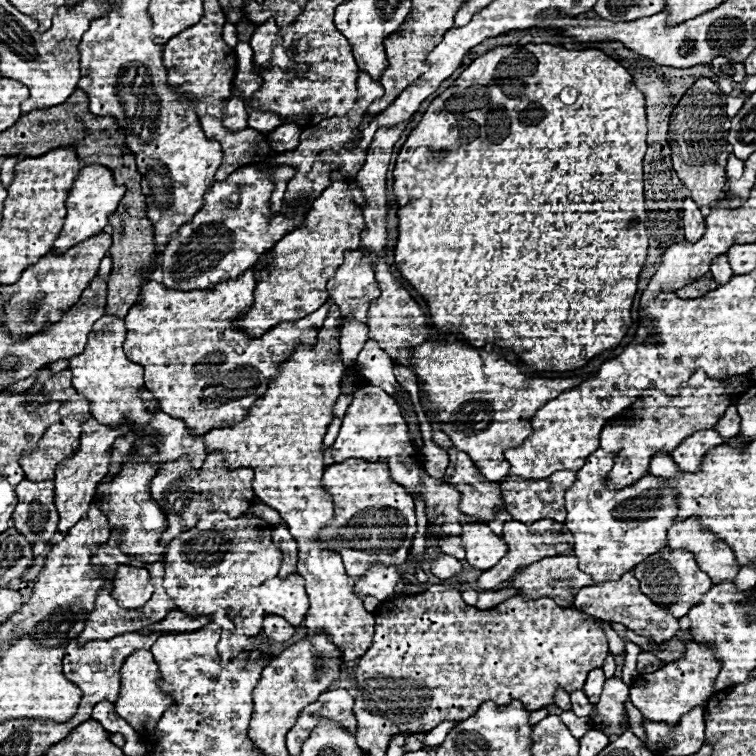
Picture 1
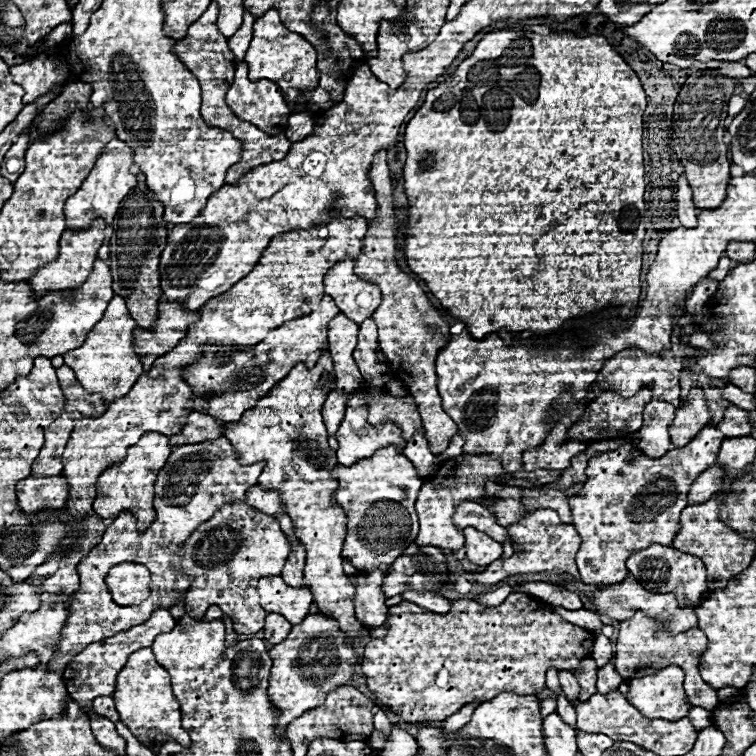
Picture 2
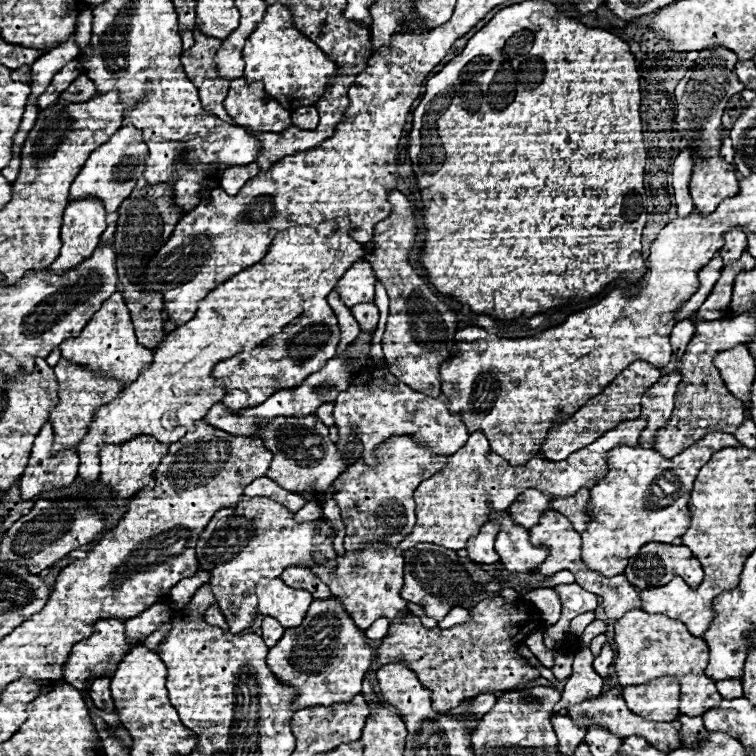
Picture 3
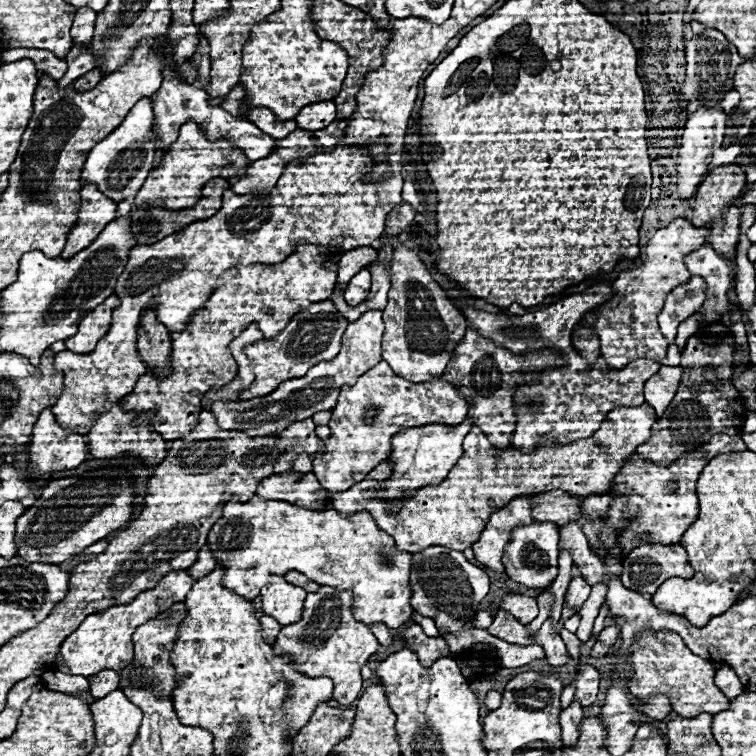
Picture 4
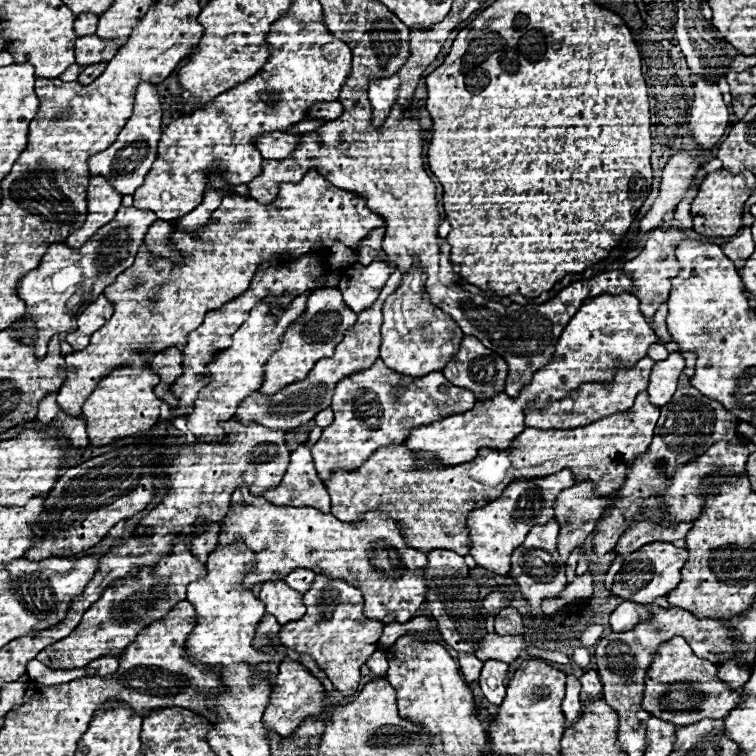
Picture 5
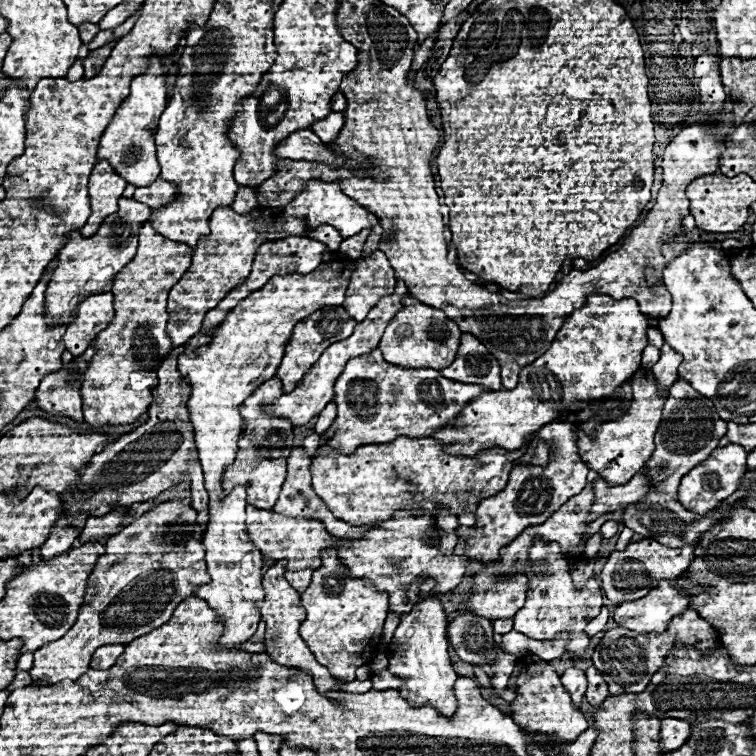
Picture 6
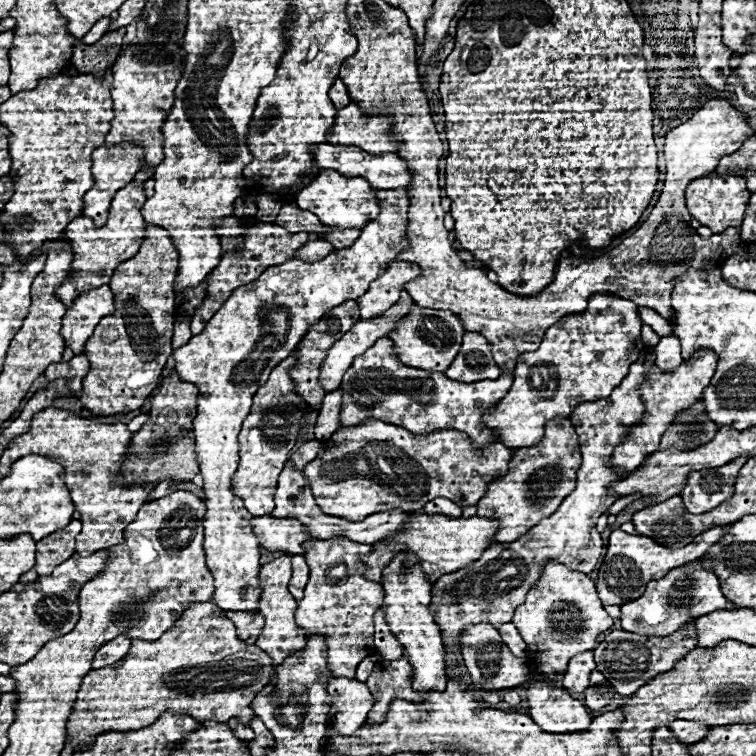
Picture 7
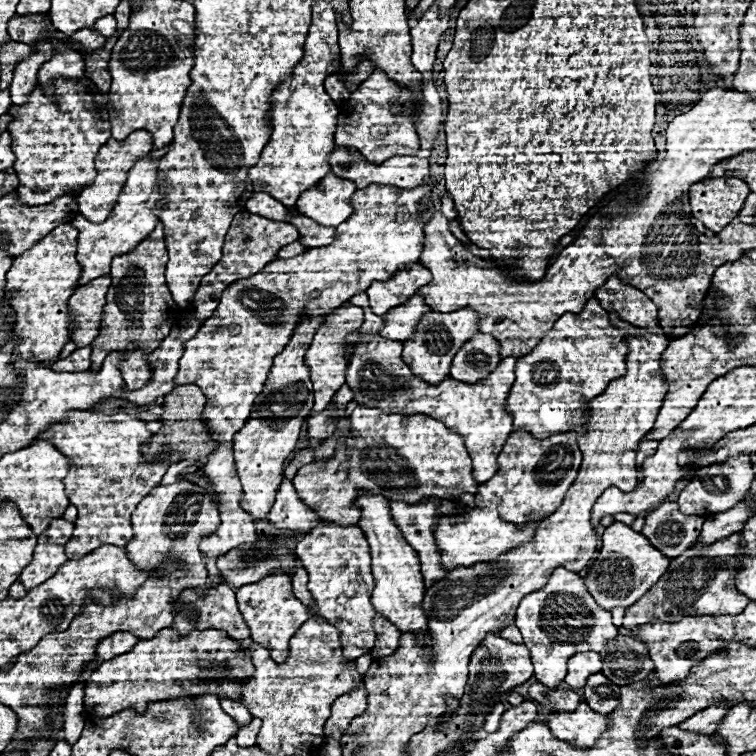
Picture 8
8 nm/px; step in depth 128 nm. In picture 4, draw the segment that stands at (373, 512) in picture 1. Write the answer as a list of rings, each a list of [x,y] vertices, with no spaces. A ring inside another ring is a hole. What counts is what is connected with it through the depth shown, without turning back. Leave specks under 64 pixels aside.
[[[466,418],[458,426],[426,424],[396,434],[396,438],[392,440],[392,454],[390,454],[394,464],[392,478],[388,478],[388,486],[384,486],[384,494],[380,494],[378,498],[388,500],[404,498],[404,494],[412,494],[412,490],[418,490],[420,486],[440,482],[440,478],[444,478],[444,474],[448,474],[448,470],[452,470],[452,466],[456,466],[456,462],[460,460],[462,440],[470,430],[472,430],[472,418]]]

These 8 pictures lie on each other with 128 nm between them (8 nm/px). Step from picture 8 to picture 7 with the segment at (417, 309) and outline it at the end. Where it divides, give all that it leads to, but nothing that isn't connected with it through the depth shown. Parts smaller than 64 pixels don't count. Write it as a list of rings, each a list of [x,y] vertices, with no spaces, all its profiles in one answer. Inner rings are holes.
[[[404,292],[404,294],[400,294],[400,302],[396,302],[396,306],[388,308],[380,318],[372,318],[372,320],[368,320],[368,322],[364,322],[364,320],[356,322],[356,324],[332,346],[332,350],[328,352],[328,358],[324,358],[324,366],[322,366],[322,372],[320,372],[320,374],[322,374],[322,376],[320,376],[320,378],[322,378],[320,382],[324,382],[324,390],[328,390],[328,392],[336,390],[336,388],[340,386],[340,382],[342,382],[344,372],[352,366],[352,360],[354,360],[356,356],[364,354],[370,346],[374,346],[374,342],[376,342],[378,338],[384,338],[384,336],[388,336],[392,330],[396,330],[396,324],[410,314],[410,308],[412,308],[412,298],[408,296],[408,292]]]

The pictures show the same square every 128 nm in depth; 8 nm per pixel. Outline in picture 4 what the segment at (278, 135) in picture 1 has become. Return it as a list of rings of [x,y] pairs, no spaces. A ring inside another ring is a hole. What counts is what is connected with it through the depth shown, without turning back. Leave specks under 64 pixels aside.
[[[316,102],[312,106],[304,106],[304,110],[300,110],[300,114],[296,116],[298,128],[304,130],[322,130],[334,120],[336,120],[334,102]]]

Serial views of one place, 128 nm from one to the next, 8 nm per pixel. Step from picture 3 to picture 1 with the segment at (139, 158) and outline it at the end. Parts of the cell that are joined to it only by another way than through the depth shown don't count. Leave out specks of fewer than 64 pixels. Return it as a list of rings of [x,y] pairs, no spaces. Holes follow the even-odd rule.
[[[86,166],[82,174],[76,178],[74,190],[70,190],[70,196],[66,200],[68,214],[64,218],[64,228],[58,240],[54,242],[54,250],[68,250],[68,246],[74,246],[76,242],[82,242],[84,238],[90,238],[94,234],[100,234],[104,226],[108,224],[108,216],[116,210],[118,202],[122,200],[126,192],[126,186],[118,186],[114,182],[112,172],[106,166]]]

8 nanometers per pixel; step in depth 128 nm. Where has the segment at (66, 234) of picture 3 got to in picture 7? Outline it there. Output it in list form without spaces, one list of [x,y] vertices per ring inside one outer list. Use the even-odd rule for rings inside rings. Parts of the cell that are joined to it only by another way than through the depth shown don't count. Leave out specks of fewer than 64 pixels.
[[[124,142],[124,146],[120,144],[112,144],[112,146],[100,146],[94,152],[94,164],[92,164],[92,174],[94,174],[94,188],[88,190],[84,194],[84,208],[82,214],[92,218],[96,226],[104,226],[106,222],[106,214],[110,208],[110,202],[116,194],[116,190],[120,190],[120,186],[128,184],[128,180],[134,180],[134,174],[140,170],[140,166],[144,164],[144,146],[136,146],[134,142]]]

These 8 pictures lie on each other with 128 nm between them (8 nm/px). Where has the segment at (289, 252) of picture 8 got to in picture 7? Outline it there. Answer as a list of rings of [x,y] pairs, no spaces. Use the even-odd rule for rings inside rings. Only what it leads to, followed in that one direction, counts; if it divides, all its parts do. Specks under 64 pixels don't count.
[[[312,238],[312,240],[308,240],[304,246],[300,246],[300,248],[296,250],[296,258],[306,260],[306,262],[314,262],[314,260],[322,260],[322,258],[328,256],[332,250],[334,250],[334,248],[332,248],[328,242]]]

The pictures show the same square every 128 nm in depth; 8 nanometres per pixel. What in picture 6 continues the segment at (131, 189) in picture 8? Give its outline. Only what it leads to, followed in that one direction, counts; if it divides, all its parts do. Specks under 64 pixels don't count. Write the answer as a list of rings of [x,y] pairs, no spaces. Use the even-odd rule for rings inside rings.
[[[120,198],[118,212],[110,214],[94,236],[84,238],[80,236],[80,230],[66,236],[68,242],[58,252],[58,266],[46,288],[46,310],[50,324],[60,322],[62,314],[76,312],[80,300],[88,298],[90,294],[108,292],[112,288],[114,274],[118,274],[136,254],[138,228],[148,220],[148,214],[150,208],[142,202],[136,202],[134,198]]]

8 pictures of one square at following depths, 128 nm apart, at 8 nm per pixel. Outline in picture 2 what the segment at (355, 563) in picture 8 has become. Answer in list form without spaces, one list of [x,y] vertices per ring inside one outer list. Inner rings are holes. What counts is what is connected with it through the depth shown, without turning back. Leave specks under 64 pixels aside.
[[[310,614],[302,624],[292,626],[288,638],[276,644],[270,652],[272,672],[268,698],[282,712],[280,734],[284,734],[288,722],[300,714],[324,704],[326,696],[340,686],[350,686],[354,666],[358,664],[356,646],[346,642],[346,634],[338,628],[338,622],[326,614]]]

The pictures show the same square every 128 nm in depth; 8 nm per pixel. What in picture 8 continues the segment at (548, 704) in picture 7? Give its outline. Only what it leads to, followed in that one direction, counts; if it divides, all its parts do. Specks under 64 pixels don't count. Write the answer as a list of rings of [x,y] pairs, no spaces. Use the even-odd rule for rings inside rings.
[[[580,702],[572,714],[550,714],[548,728],[558,738],[580,750],[588,750],[608,730],[608,716]]]

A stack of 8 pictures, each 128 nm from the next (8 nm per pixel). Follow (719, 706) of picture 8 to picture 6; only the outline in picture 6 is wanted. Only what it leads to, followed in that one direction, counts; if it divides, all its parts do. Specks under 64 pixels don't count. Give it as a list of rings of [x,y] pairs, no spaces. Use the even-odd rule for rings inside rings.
[[[664,718],[662,730],[660,730],[660,742],[664,752],[678,750],[684,746],[684,742],[690,738],[690,722],[678,720],[678,718]]]

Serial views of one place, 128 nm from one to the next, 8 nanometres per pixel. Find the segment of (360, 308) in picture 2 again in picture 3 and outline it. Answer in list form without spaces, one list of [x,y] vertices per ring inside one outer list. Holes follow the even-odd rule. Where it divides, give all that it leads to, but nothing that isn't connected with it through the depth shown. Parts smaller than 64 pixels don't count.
[[[354,262],[344,278],[336,284],[340,298],[344,300],[346,306],[354,306],[360,302],[372,302],[374,298],[374,282],[376,278],[372,276],[372,268],[368,262]]]

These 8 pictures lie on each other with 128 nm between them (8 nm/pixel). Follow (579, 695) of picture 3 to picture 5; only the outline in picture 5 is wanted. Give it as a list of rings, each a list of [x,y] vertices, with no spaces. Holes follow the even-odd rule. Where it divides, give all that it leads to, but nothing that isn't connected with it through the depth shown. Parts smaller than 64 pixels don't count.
[[[588,670],[588,672],[580,678],[580,682],[582,682],[582,700],[584,700],[584,702],[594,700],[594,698],[602,692],[602,682],[600,682],[596,670]]]

